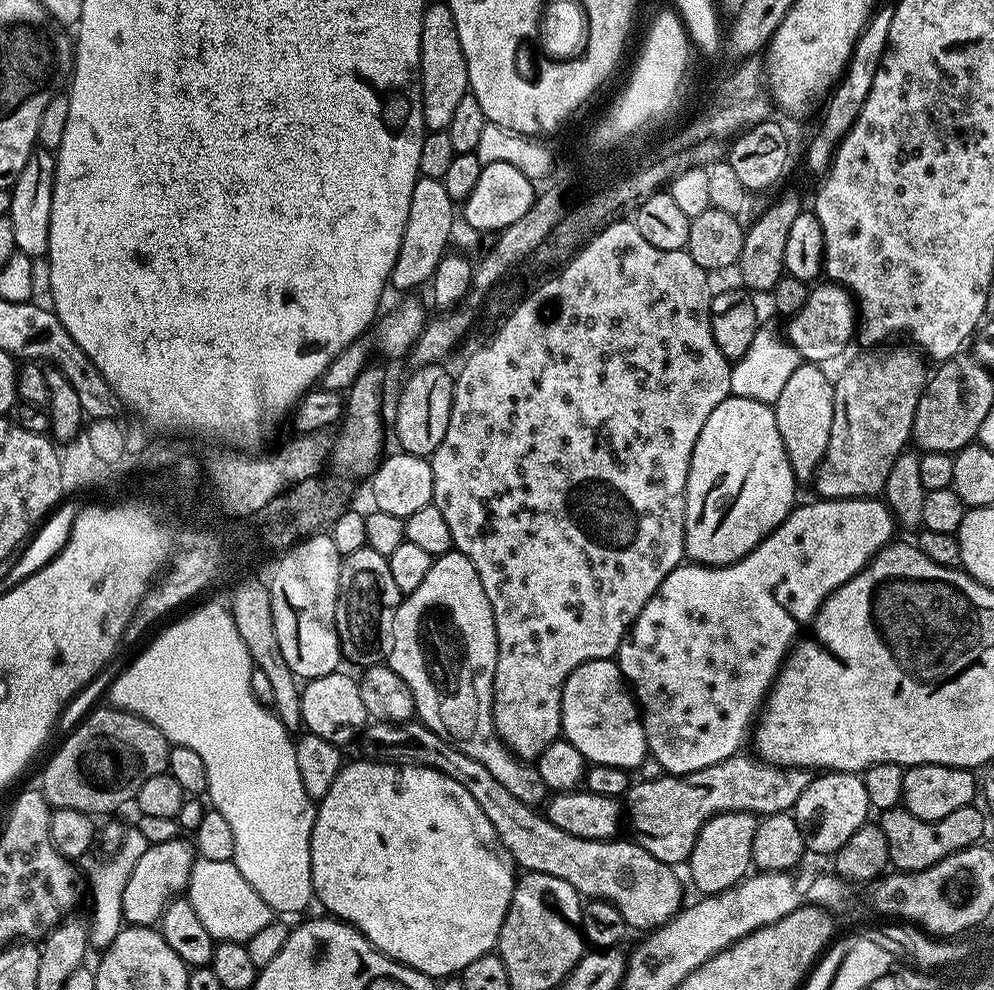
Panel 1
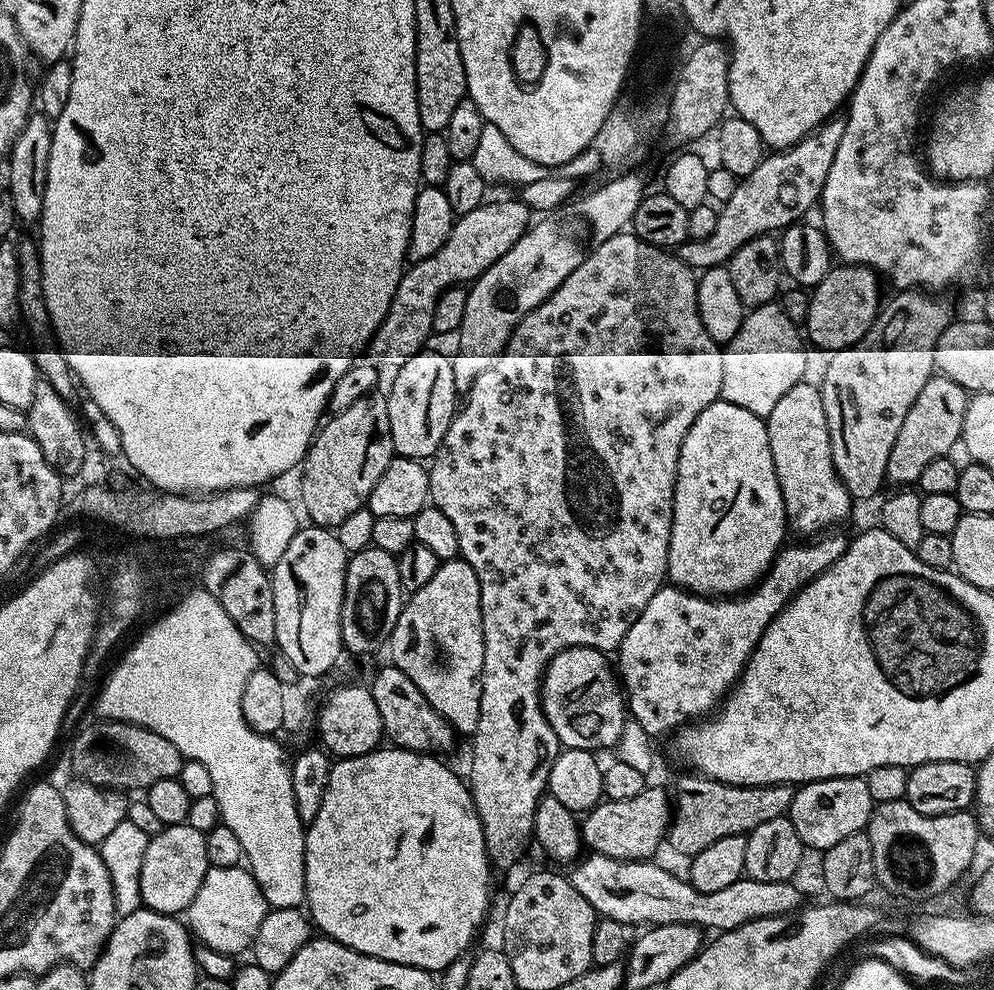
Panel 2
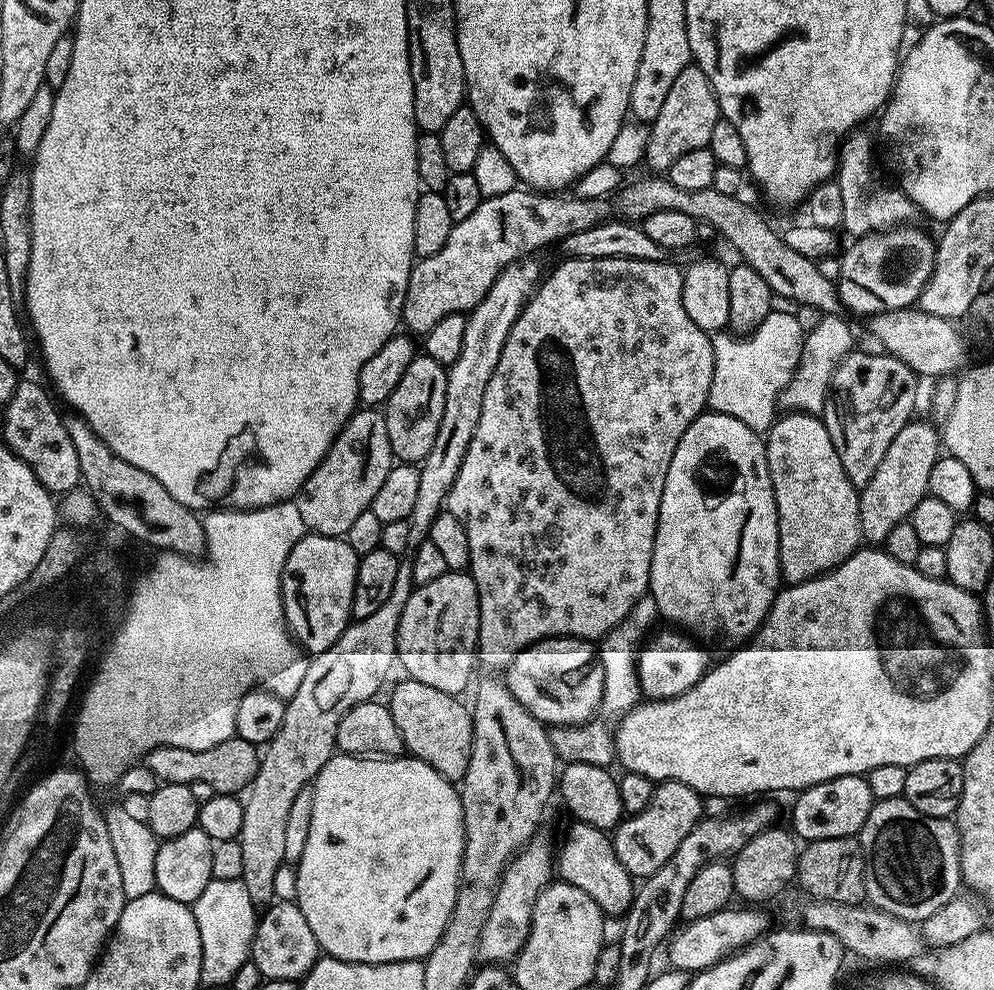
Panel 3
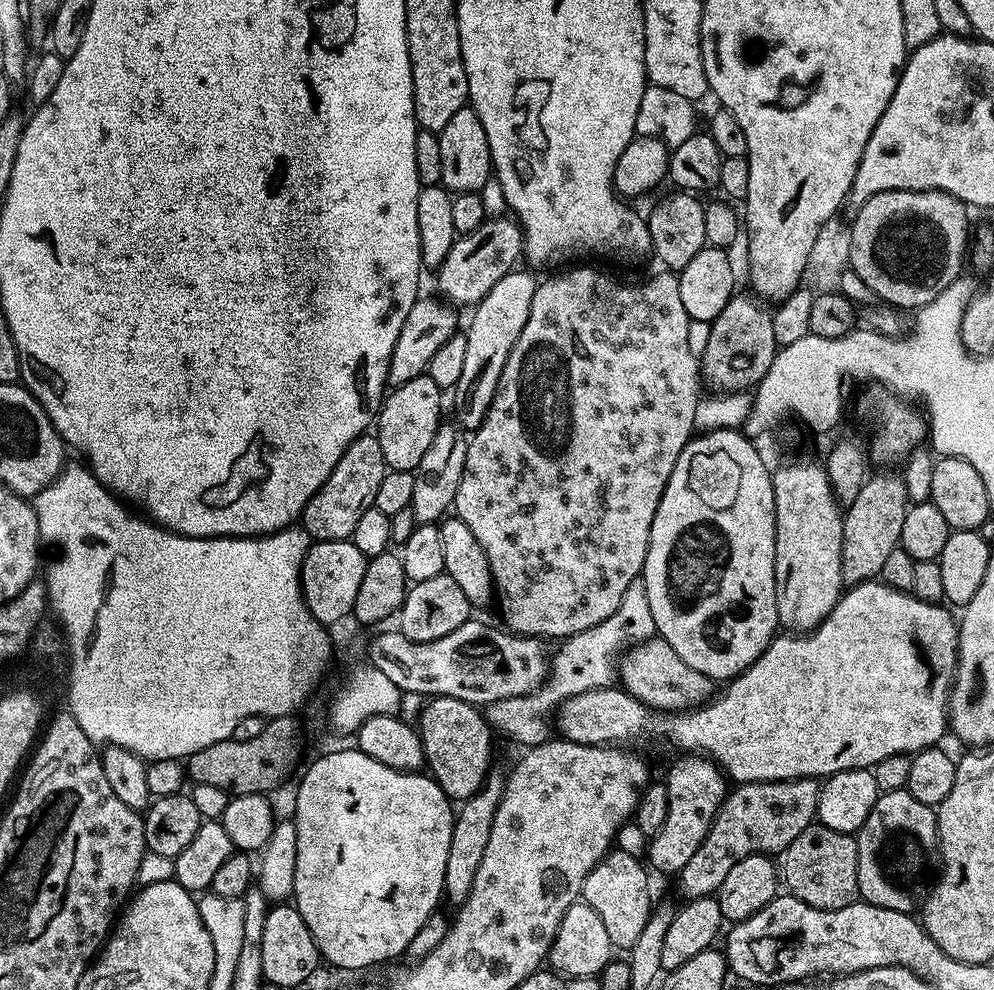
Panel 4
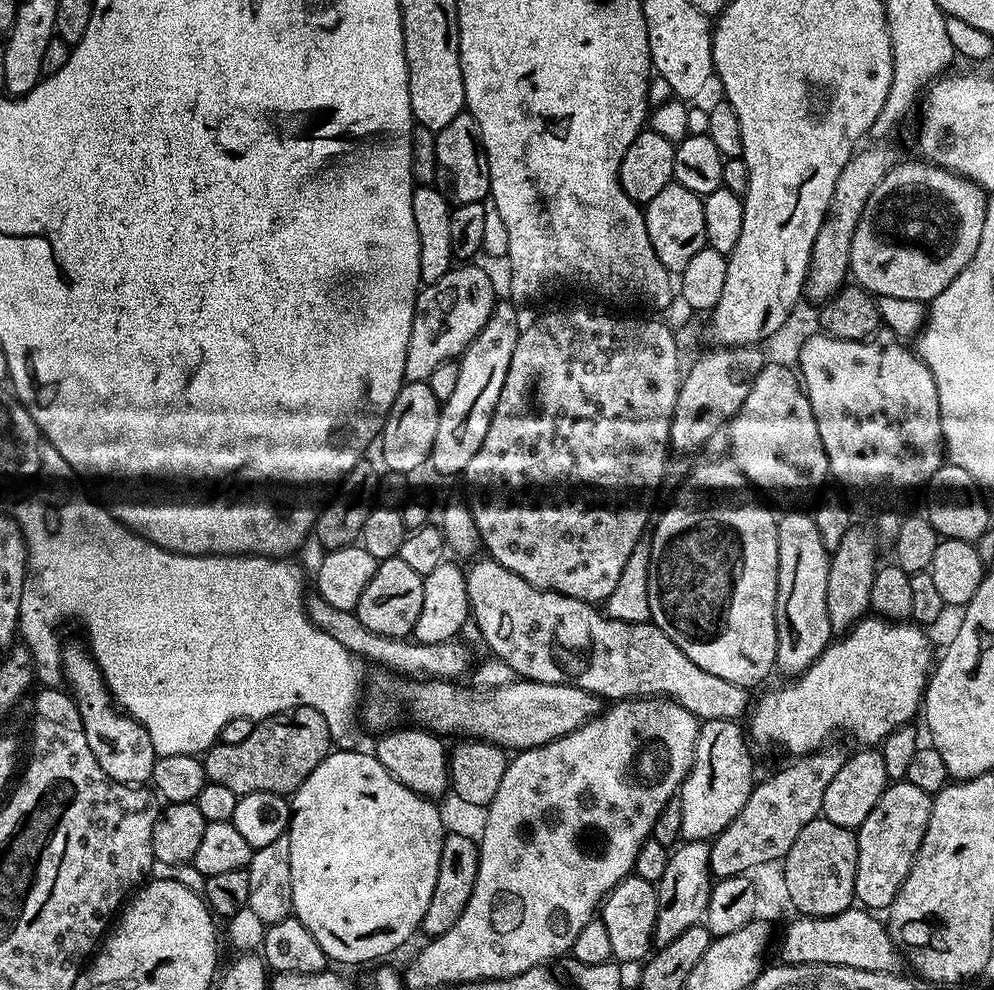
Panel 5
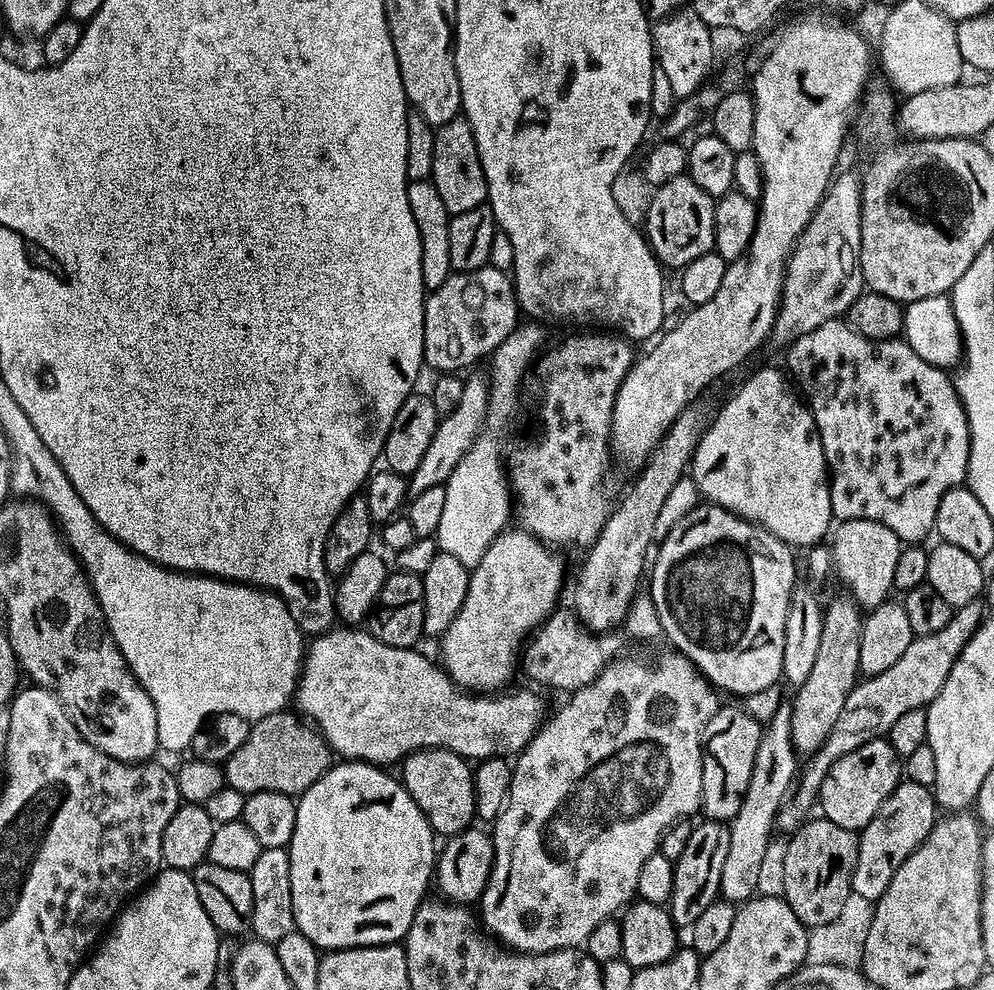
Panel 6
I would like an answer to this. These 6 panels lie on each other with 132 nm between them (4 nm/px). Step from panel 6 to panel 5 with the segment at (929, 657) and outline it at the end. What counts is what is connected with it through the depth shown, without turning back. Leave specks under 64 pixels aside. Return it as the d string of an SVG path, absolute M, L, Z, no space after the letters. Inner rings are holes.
M825 746L819 752L810 752L806 756L793 759L789 768L780 768L773 776L753 787L746 806L716 835L710 844L710 866L713 877L738 876L748 874L752 868L762 862L783 861L794 845L798 834L806 824L822 813L822 798L826 798L826 786L830 786L834 774L842 770L846 752L840 748Z

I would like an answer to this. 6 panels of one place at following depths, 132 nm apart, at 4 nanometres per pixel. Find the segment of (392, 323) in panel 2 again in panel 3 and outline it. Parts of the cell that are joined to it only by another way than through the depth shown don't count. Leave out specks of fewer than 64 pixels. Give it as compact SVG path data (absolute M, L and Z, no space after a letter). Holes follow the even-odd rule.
M517 186L506 194L485 196L480 201L478 210L470 214L470 218L455 221L450 230L450 238L446 238L446 246L438 250L438 254L421 256L413 263L412 273L406 286L406 298L402 313L402 324L409 333L427 334L431 328L447 315L467 314L486 298L490 286L511 264L523 261L523 256L544 248L548 243L559 242L571 232L584 231L609 219L607 199L581 200L569 194L541 194L536 190L525 190Z

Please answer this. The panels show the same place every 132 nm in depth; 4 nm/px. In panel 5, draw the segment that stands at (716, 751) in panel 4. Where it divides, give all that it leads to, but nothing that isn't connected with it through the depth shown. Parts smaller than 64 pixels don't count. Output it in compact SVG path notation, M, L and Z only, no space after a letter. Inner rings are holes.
M863 618L852 628L839 638L833 639L826 651L824 651L801 676L789 679L784 682L781 688L772 688L760 701L753 703L750 708L750 715L747 717L746 732L750 737L751 743L756 744L777 744L784 752L789 752L789 757L799 758L806 756L810 752L819 752L821 748L829 743L828 740L835 732L845 732L848 736L853 736L860 746L876 746L892 733L895 728L902 727L903 724L912 724L917 719L918 713L922 708L924 699L924 689L928 687L928 677L934 668L934 656L932 660L932 644L928 641L928 636L923 627L917 626L912 622L897 622L885 618ZM409 679L400 682L392 696L396 700L408 700L408 712L416 719L413 721L441 738L485 740L513 753L554 742L578 730L602 711L601 697L569 684L517 679L493 687L496 688L493 692L471 692L458 685L450 680Z

